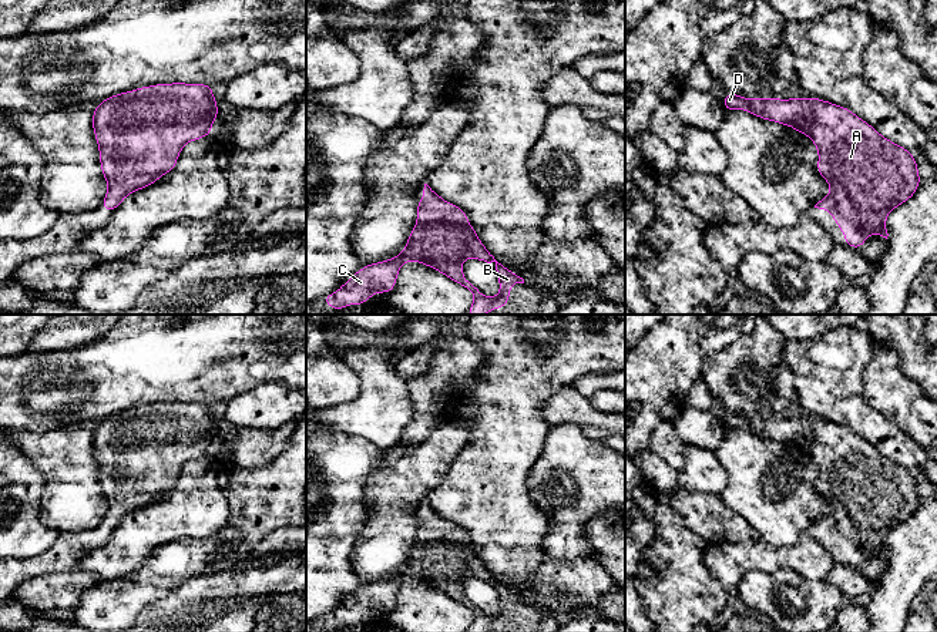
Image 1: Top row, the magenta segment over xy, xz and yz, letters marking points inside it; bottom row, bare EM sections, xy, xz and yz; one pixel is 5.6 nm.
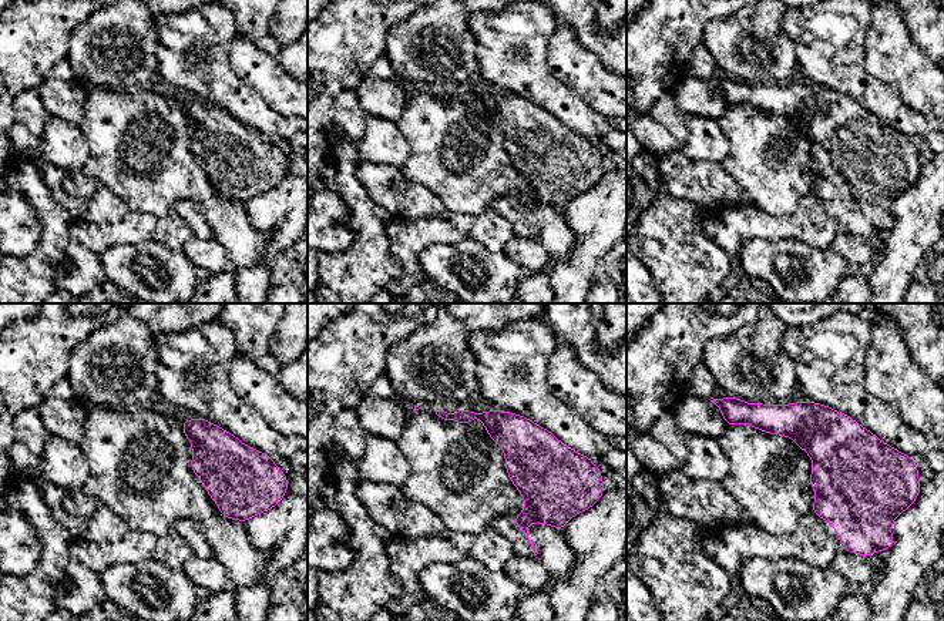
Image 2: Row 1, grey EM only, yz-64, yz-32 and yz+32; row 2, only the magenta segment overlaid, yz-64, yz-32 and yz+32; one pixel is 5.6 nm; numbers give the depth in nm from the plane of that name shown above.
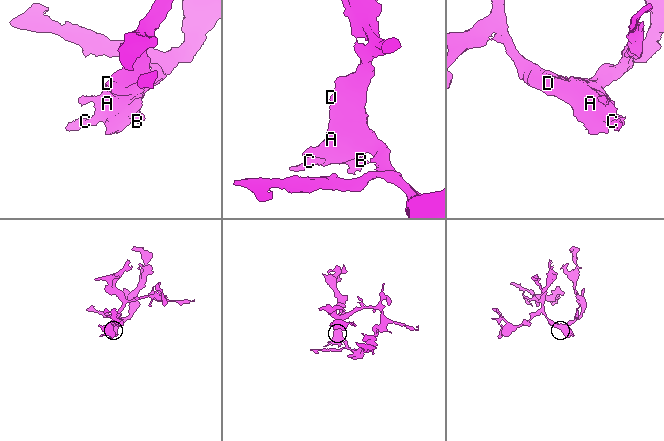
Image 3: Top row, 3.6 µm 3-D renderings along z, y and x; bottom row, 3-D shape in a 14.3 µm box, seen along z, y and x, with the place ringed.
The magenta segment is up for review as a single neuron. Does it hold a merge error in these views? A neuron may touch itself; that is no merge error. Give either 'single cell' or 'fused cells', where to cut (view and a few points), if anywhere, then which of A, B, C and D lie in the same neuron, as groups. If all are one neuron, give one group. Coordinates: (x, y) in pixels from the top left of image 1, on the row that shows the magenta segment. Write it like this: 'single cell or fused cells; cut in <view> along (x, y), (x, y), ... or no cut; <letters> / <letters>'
single cell; no cut; A B C D

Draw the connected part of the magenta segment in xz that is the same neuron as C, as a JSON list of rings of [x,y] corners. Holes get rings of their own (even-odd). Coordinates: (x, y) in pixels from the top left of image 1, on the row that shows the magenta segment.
[[[424,184],[423,199],[417,202],[417,222],[409,235],[402,253],[393,259],[366,265],[345,282],[337,293],[329,293],[323,302],[333,310],[345,309],[349,303],[362,306],[373,293],[394,289],[400,266],[407,260],[422,262],[440,270],[449,279],[467,288],[474,300],[468,315],[490,313],[496,307],[506,307],[510,299],[510,286],[524,283],[524,279],[498,263],[467,222],[467,214],[459,206],[441,199]],[[474,258],[487,263],[494,262],[498,273],[500,293],[486,297],[463,275],[461,262]]]

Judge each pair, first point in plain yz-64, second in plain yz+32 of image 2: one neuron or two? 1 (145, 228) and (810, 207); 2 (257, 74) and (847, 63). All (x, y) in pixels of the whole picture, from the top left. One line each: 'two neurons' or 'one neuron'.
1: one neuron
2: two neurons

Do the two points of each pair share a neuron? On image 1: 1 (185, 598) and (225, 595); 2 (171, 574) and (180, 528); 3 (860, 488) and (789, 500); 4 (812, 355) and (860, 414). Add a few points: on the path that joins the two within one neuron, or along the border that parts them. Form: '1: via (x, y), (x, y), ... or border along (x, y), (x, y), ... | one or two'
1: via (195, 598), (215, 598) | one
2: border along (210, 535), (163, 543), (148, 557) | two
3: border along (813, 461), (818, 491), (830, 511), (812, 527) | two
4: via (825, 369), (829, 373), (829, 383), (846, 400) | one

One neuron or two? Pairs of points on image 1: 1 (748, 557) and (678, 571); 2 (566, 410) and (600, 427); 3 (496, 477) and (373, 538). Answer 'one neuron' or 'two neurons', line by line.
1: two neurons
2: one neuron
3: two neurons

